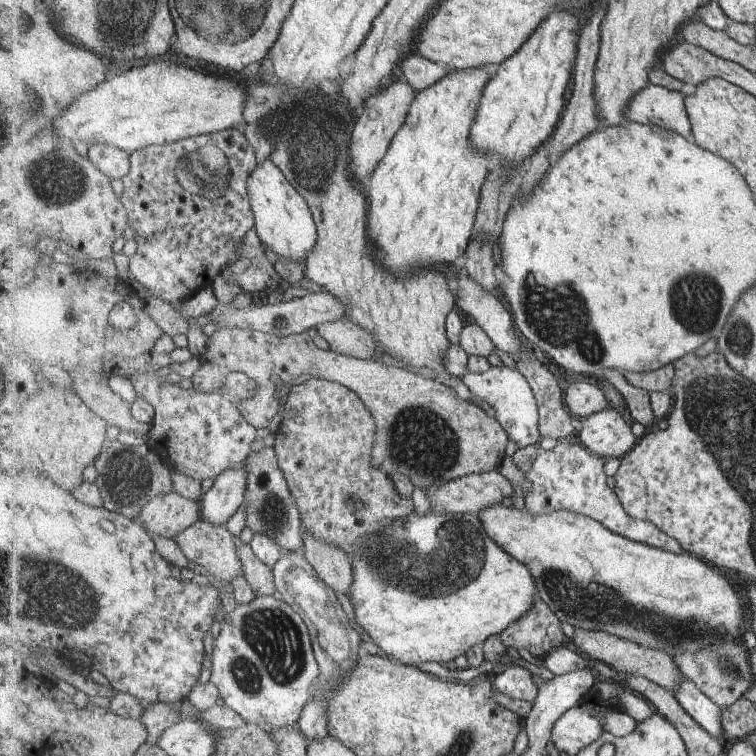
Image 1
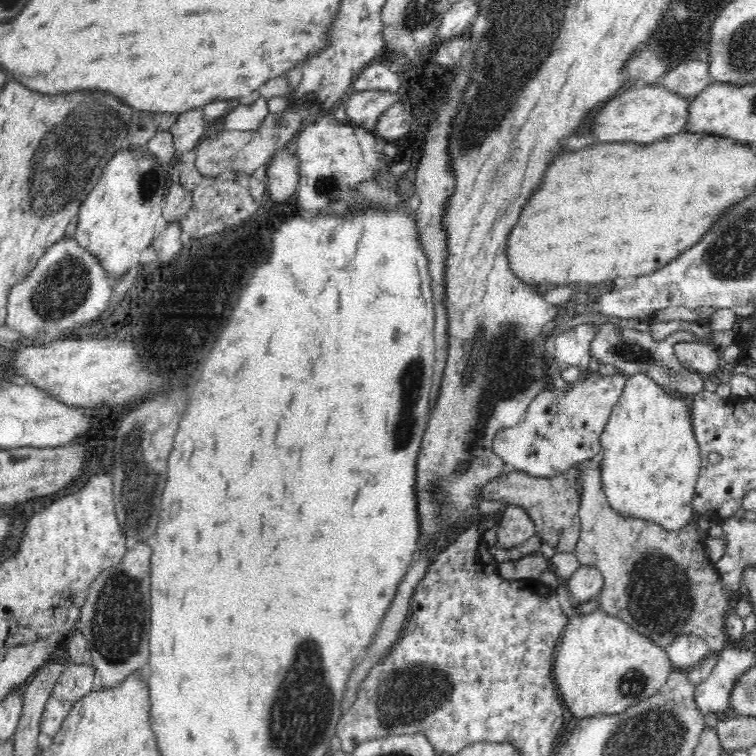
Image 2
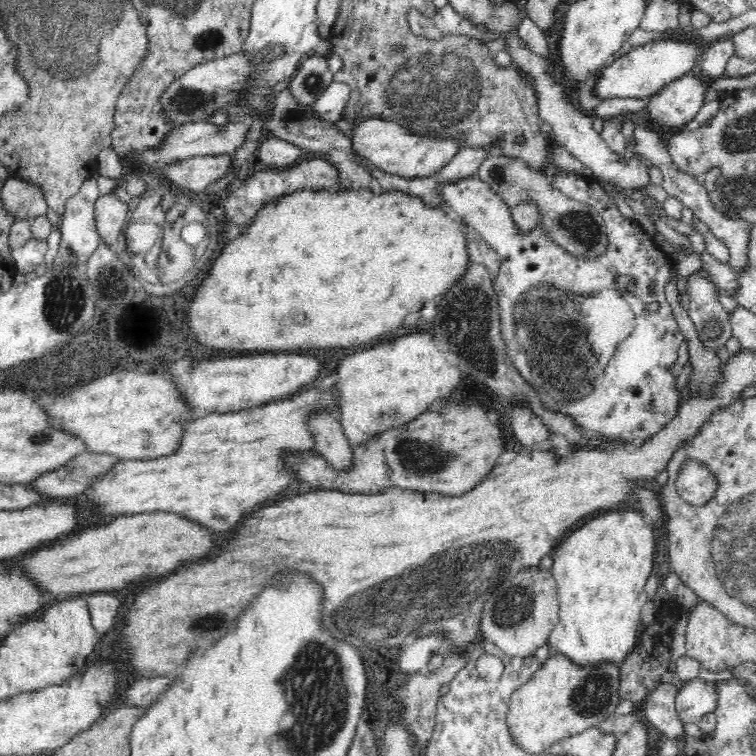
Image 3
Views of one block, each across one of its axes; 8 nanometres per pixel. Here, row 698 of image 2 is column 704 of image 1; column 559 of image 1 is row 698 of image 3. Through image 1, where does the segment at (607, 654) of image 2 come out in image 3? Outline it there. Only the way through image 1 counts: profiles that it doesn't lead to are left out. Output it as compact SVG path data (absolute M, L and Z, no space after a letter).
M551 654L526 684L510 697L506 730L512 748L527 755L542 754L554 743L583 730L596 727L616 714L618 699L618 665L598 665L582 668L562 654Z

